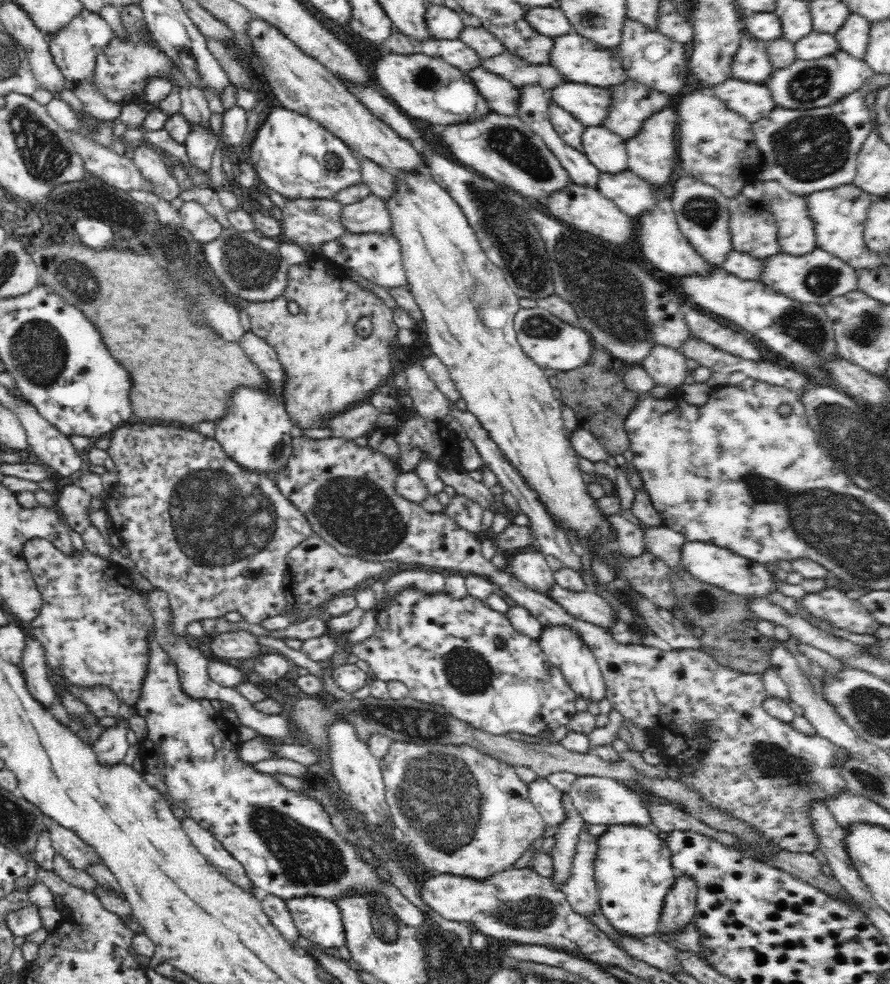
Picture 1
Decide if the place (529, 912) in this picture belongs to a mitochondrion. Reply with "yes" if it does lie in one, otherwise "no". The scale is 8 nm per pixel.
yes

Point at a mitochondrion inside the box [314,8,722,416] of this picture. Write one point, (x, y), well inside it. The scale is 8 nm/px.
(599, 296)

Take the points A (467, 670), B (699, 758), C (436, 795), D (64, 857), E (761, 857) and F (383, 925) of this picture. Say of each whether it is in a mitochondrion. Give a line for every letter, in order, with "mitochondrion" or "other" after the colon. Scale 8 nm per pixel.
A: mitochondrion
B: other
C: mitochondrion
D: other
E: other
F: mitochondrion

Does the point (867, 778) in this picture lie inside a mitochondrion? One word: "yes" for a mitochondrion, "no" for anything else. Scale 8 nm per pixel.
yes

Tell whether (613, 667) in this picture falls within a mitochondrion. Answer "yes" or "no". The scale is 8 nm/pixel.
no

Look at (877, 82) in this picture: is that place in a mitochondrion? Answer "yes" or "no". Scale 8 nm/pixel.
no

